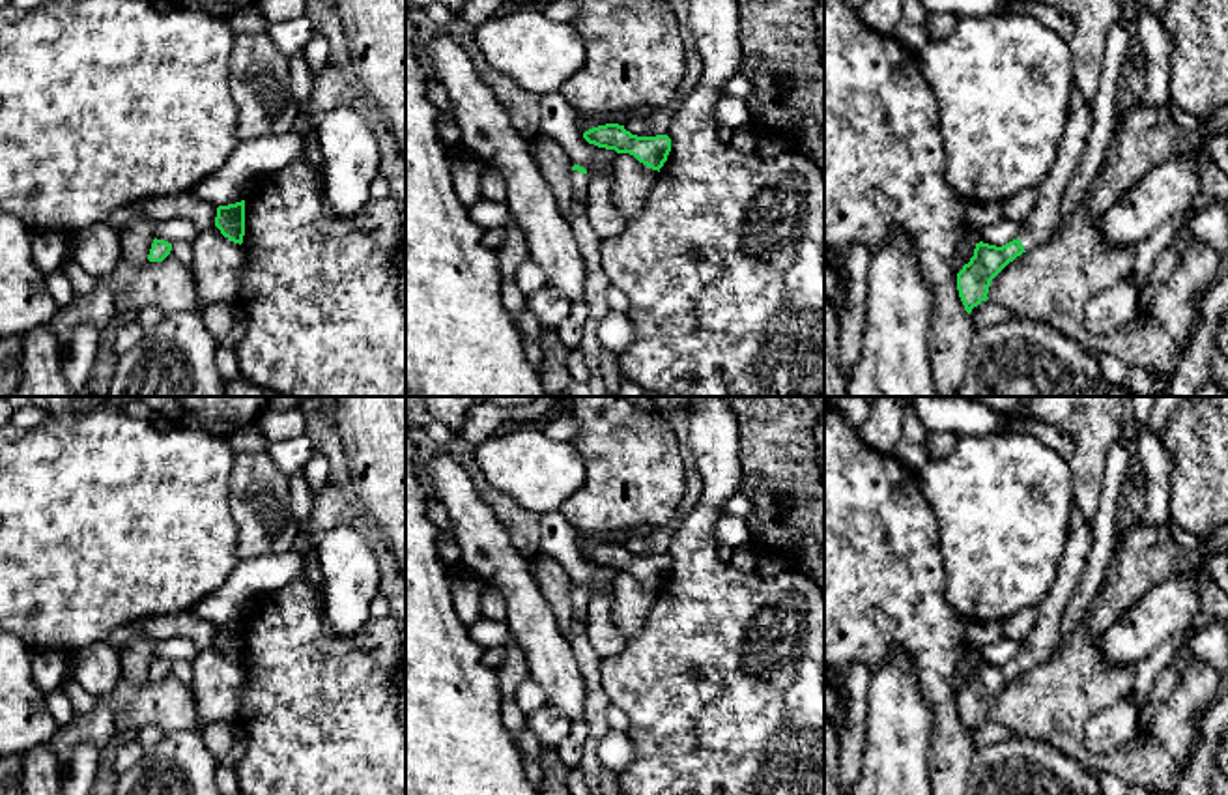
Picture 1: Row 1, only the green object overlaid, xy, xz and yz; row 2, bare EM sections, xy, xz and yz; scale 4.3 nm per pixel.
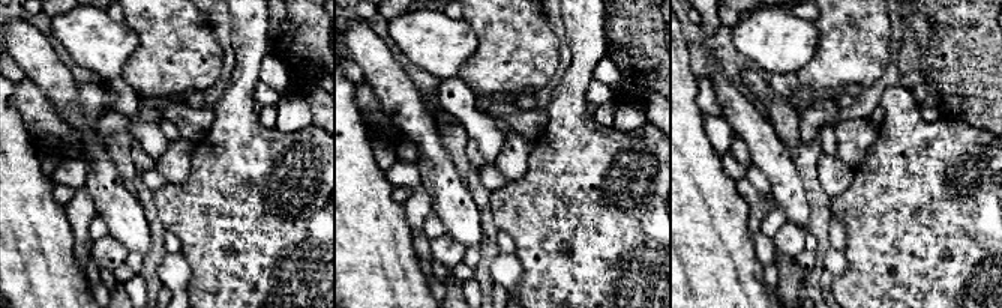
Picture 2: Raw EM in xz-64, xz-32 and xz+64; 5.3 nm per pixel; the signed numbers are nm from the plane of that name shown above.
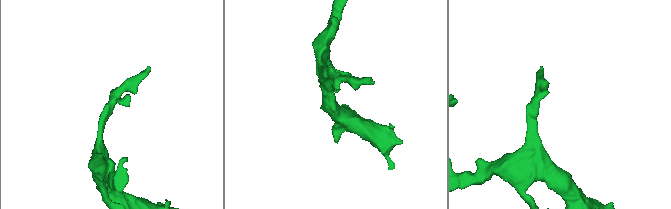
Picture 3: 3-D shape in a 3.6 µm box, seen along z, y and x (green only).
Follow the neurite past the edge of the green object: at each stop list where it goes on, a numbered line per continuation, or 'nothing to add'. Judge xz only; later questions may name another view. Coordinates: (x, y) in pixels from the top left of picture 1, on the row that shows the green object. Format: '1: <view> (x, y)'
1: xz (580, 182)

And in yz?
1: yz (1045, 219)

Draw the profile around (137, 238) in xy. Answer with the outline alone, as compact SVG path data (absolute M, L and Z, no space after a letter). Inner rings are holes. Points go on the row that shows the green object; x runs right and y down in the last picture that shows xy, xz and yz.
M142 215L118 230L121 241L121 260L135 267L148 264L148 254L155 239L153 224L155 223L151 219Z

